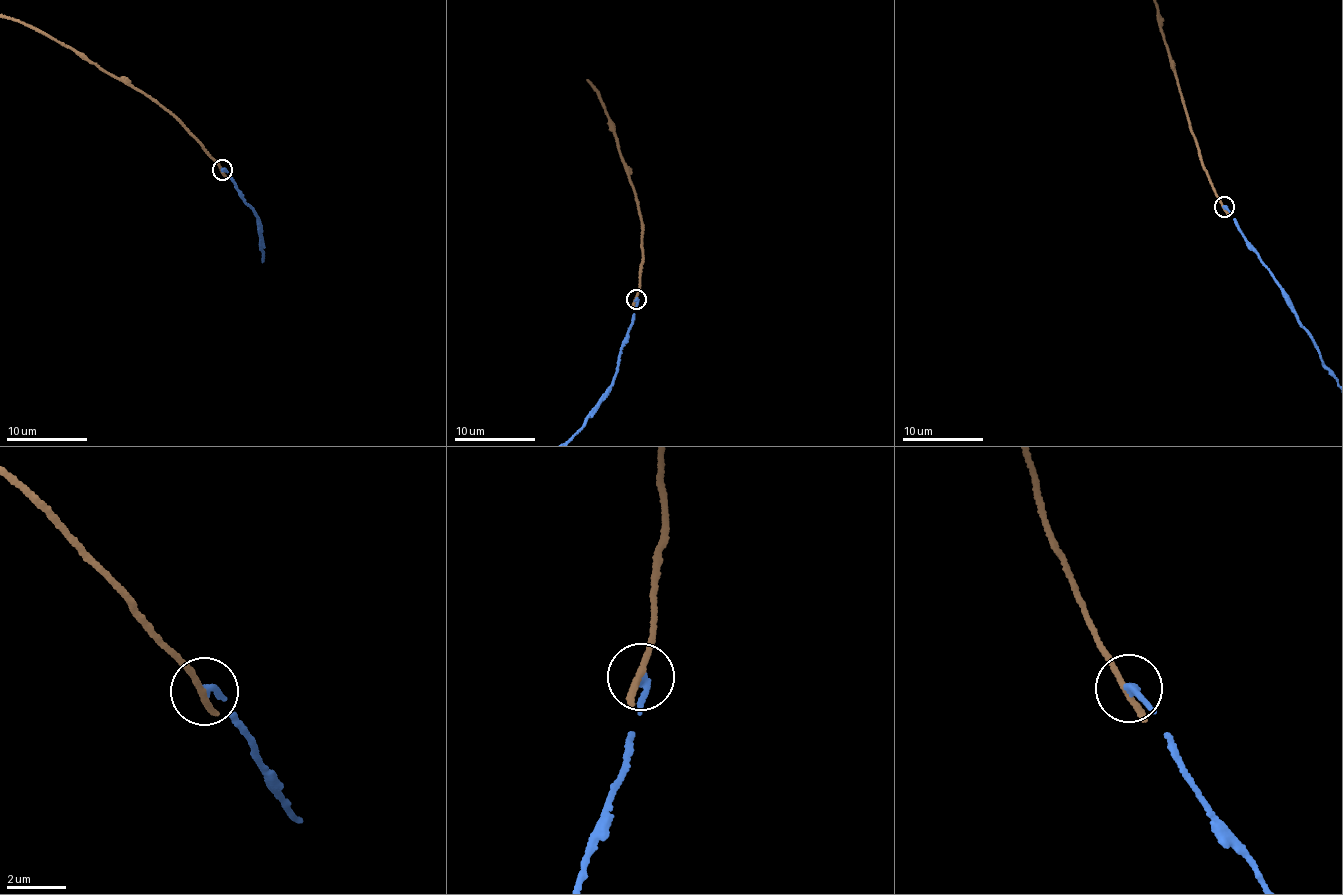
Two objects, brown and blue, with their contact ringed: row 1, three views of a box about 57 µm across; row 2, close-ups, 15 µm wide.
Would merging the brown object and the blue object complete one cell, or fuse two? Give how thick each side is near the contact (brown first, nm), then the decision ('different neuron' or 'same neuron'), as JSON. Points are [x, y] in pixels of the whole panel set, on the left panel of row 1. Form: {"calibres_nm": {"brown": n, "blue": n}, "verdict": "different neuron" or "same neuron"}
{"calibres_nm": {"brown": 260, "blue": 260}, "verdict": "different neuron"}

